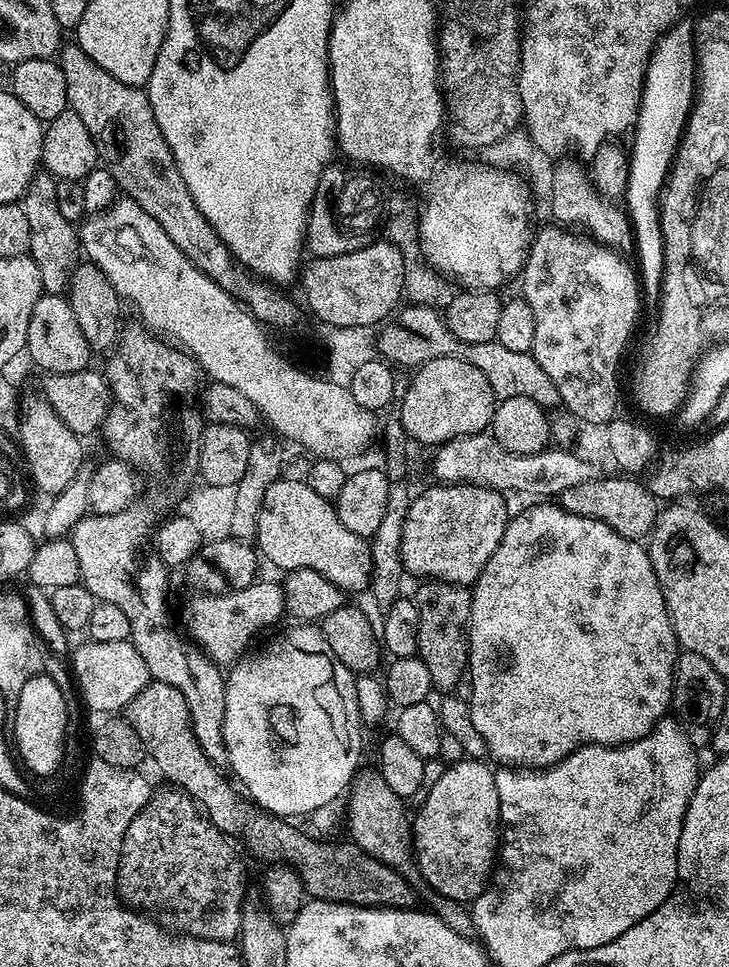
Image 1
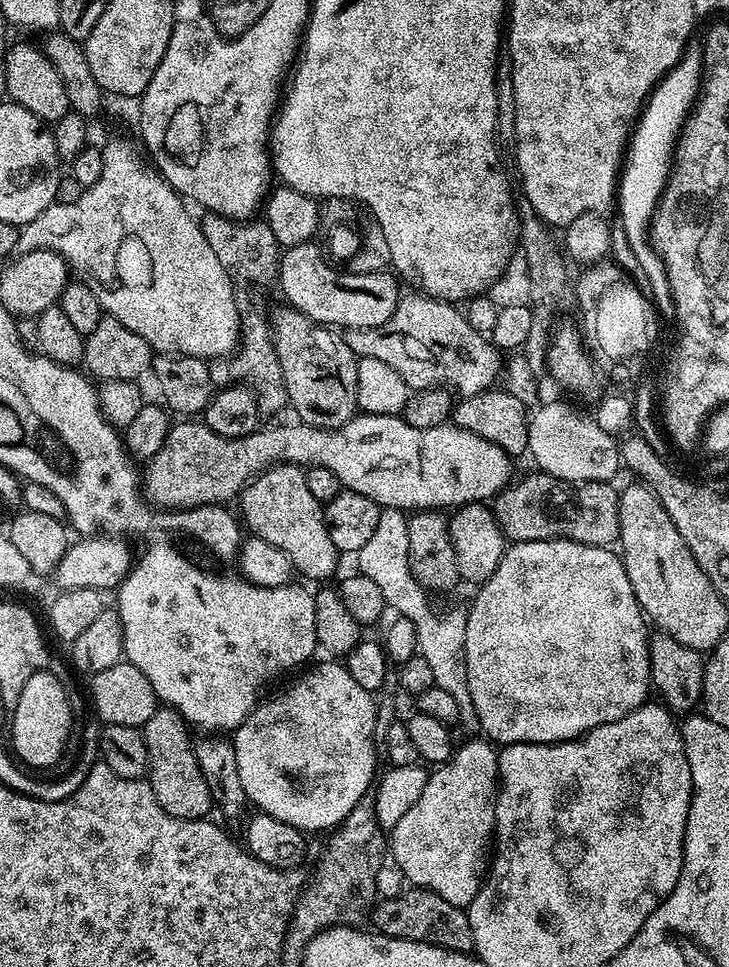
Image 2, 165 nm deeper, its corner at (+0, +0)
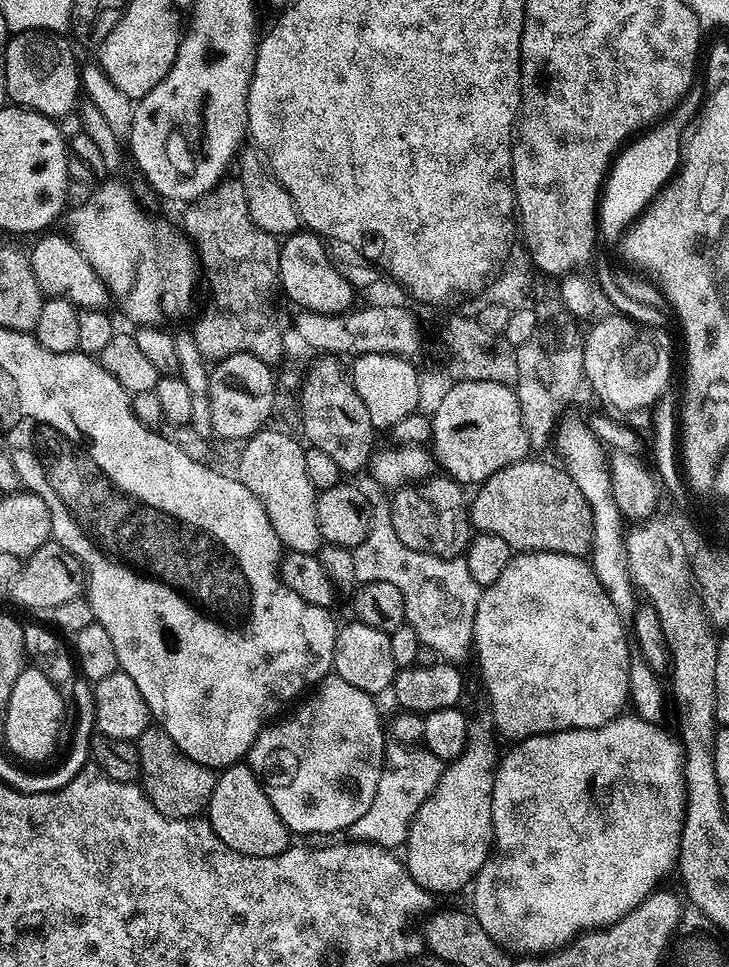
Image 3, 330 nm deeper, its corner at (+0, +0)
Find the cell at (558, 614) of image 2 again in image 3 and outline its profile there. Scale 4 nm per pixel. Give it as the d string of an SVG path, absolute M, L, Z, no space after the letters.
M521 552L513 555L512 561L502 570L498 582L483 589L478 602L476 621L473 624L475 655L480 655L480 676L484 679L484 688L488 691L490 711L496 720L496 728L501 736L513 736L519 742L529 736L544 736L547 732L565 732L571 728L597 728L621 715L620 708L629 703L628 698L628 650L629 633L626 622L619 617L609 595L602 588L594 570L587 559L579 556L567 556L557 552Z

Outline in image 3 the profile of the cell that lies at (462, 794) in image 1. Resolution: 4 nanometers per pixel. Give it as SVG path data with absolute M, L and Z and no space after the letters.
M484 710L476 717L473 715L469 719L468 737L462 754L445 767L438 786L432 791L430 798L426 798L426 802L422 804L418 814L412 820L406 845L408 873L414 878L414 882L418 882L418 886L422 886L430 893L456 892L464 887L467 889L475 881L480 868L487 862L494 847L492 843L492 791L498 763L498 752L496 756L494 744L495 728L496 720L491 711Z

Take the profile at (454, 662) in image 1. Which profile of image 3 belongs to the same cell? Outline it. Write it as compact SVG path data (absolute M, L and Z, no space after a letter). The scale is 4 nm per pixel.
M439 475L405 484L391 493L392 524L399 542L410 550L420 551L424 557L459 557L467 549L470 539L470 504L466 496L464 500L465 489L461 485L447 475Z

